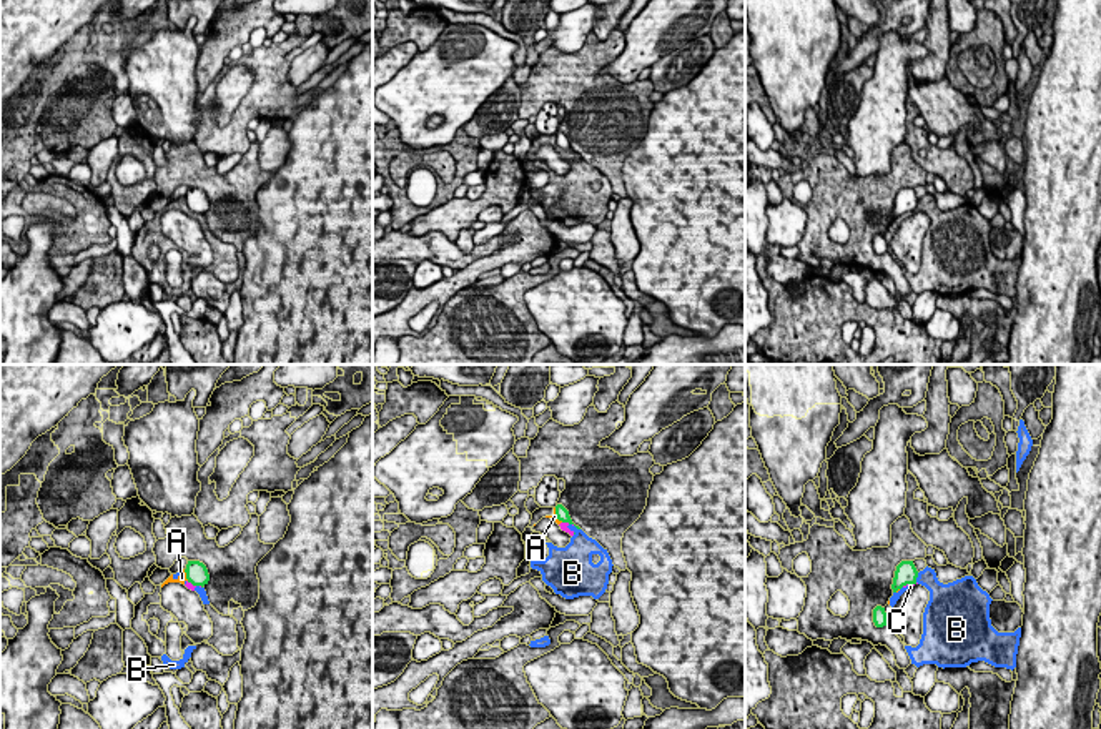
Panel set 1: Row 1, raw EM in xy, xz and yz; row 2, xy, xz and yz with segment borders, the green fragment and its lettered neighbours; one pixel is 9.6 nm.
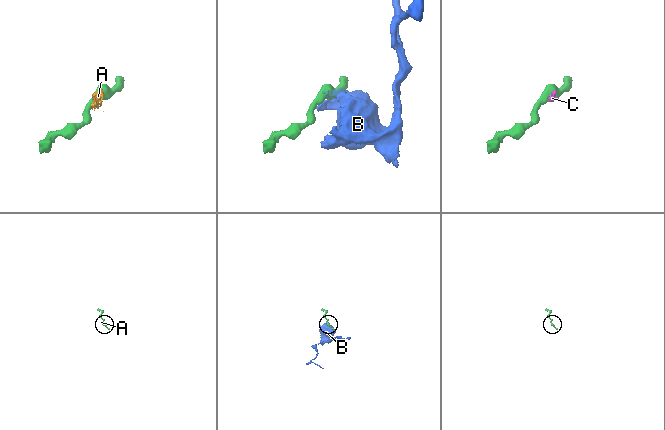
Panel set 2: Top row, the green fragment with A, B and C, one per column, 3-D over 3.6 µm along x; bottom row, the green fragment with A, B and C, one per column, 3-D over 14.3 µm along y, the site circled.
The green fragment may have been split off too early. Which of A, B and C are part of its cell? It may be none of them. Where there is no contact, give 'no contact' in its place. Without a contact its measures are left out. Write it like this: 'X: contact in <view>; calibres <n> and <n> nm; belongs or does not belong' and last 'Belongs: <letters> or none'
A: contact in xy; calibres 220 and 90 nm; does not belong
B: contact in yz; calibres 200 and 170 nm; does not belong
C: contact in yz; calibres 200 and 50 nm; does not belong
Belongs: none

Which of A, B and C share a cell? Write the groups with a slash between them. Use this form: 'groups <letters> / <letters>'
groups A B C

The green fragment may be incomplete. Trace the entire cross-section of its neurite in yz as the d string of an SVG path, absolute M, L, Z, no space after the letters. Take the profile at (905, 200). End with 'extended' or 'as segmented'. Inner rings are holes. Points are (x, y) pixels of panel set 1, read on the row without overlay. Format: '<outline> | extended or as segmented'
M901 188L895 198L895 205L891 211L893 220L896 220L906 211L916 211L916 205L918 205L918 198L913 188Z | as segmented

